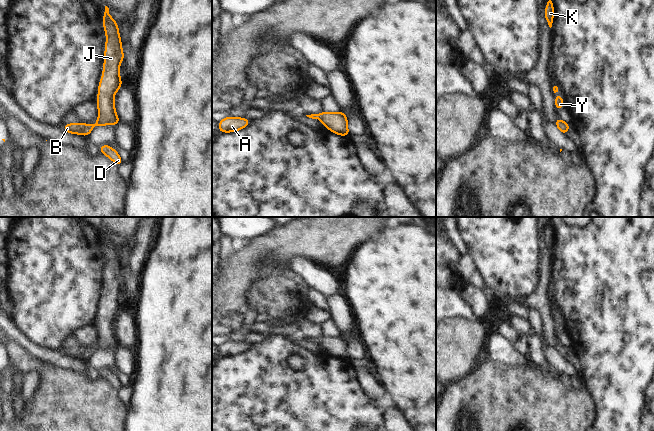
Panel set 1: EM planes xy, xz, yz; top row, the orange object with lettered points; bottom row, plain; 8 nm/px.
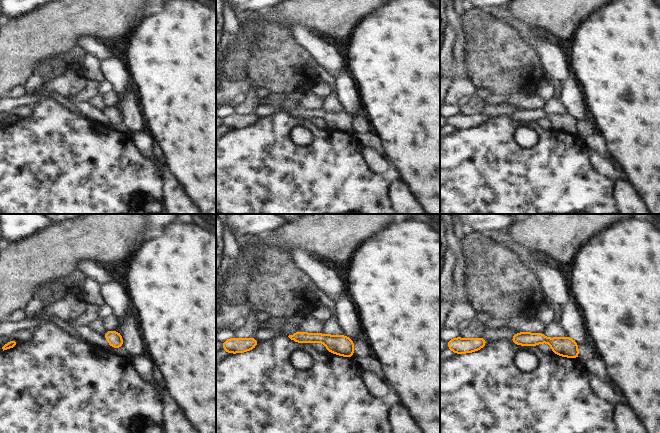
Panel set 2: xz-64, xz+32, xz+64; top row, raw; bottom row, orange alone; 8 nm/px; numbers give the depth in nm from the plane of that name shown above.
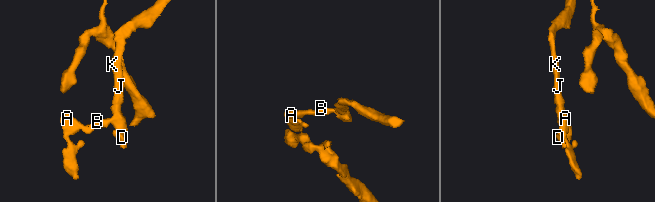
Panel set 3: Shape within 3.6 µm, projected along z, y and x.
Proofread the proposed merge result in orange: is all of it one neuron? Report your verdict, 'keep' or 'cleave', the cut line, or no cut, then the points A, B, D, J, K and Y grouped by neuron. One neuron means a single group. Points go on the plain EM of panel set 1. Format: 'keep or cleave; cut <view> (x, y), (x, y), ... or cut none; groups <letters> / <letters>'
keep; cut none; groups A B D J K Y

